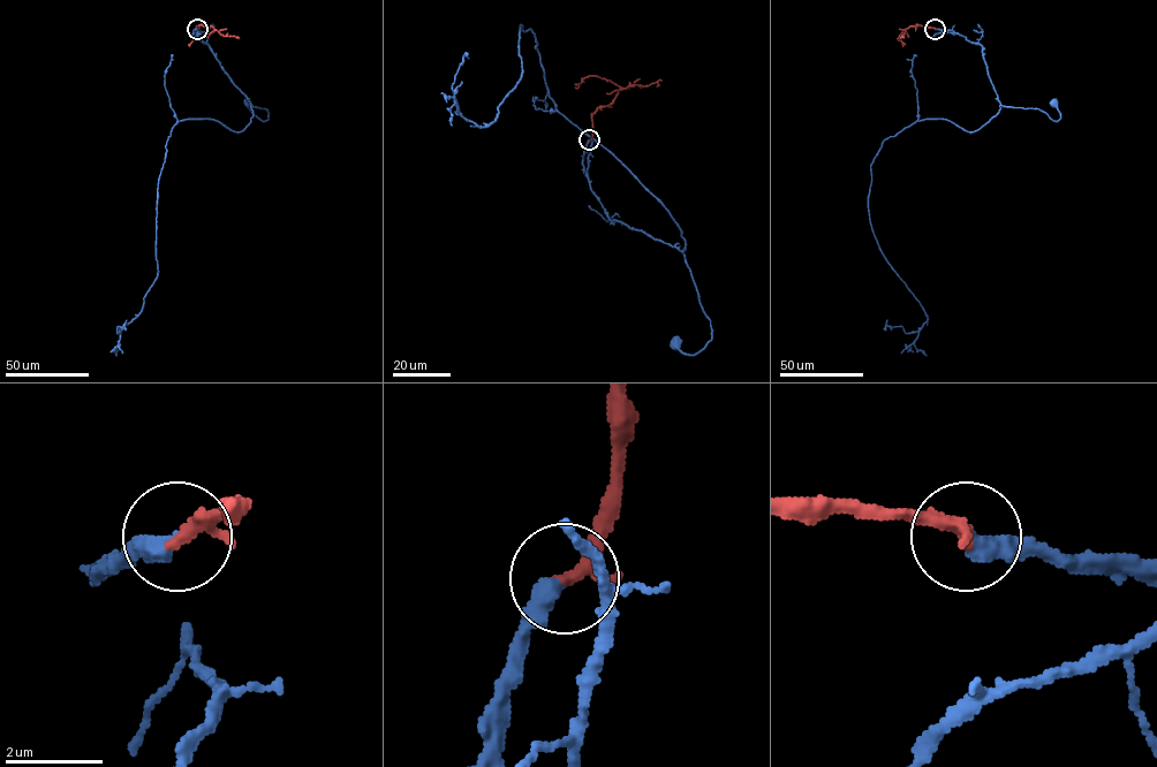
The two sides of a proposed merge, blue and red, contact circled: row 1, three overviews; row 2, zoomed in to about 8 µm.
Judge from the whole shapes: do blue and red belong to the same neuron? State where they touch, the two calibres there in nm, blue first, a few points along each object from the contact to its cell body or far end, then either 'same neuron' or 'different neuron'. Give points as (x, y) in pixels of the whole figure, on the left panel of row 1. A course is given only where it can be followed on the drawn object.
place (197, 29); calibres 400 and 240 nm; course blue (197, 28), (193, 31), (209, 45), (232, 82), (252, 106), (267, 111), (269, 119), (257, 118), (247, 103); course red (197, 28), (202, 25), (214, 30), (194, 39), (189, 46); same neuron

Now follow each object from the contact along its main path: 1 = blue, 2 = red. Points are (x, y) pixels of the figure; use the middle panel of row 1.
1: (589, 141), (584, 172), (609, 219), (685, 256), (711, 339), (693, 355), (675, 343)
2: (589, 139), (591, 114), (613, 103), (620, 88), (596, 75), (585, 77), (576, 85)

